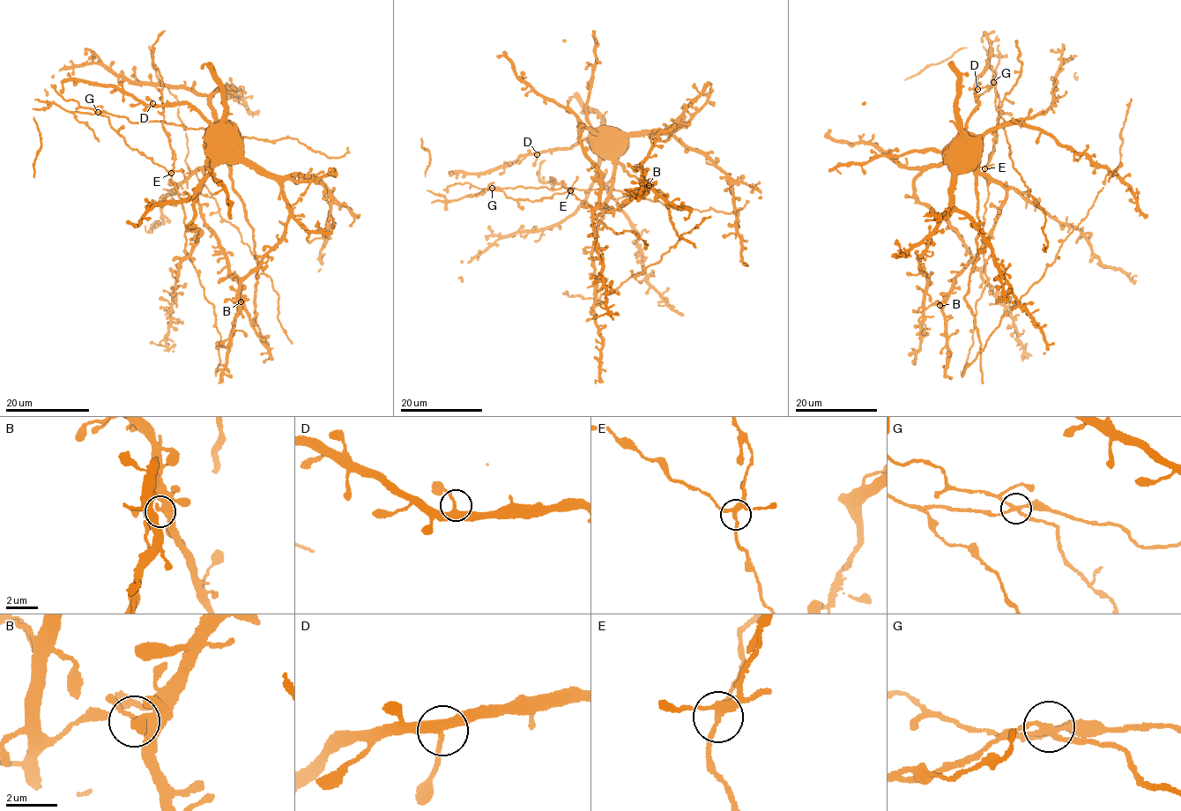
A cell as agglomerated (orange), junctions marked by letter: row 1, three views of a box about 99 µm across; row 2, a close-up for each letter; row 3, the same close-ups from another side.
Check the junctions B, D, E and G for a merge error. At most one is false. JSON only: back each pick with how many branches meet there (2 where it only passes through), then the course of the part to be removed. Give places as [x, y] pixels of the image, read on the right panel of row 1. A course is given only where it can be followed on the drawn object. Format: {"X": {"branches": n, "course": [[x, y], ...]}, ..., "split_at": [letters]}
{"G": {"branches": 4, "course": [[992, 81], [996, 107], [1005, 122], [1003, 127], [1013, 167], [1043, 213], [1044, 244]]}, "split_at": ["G"]}

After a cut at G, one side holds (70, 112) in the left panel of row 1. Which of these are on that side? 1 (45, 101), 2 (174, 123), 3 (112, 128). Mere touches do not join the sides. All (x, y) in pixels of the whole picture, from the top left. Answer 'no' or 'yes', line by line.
1: yes
2: yes
3: no

